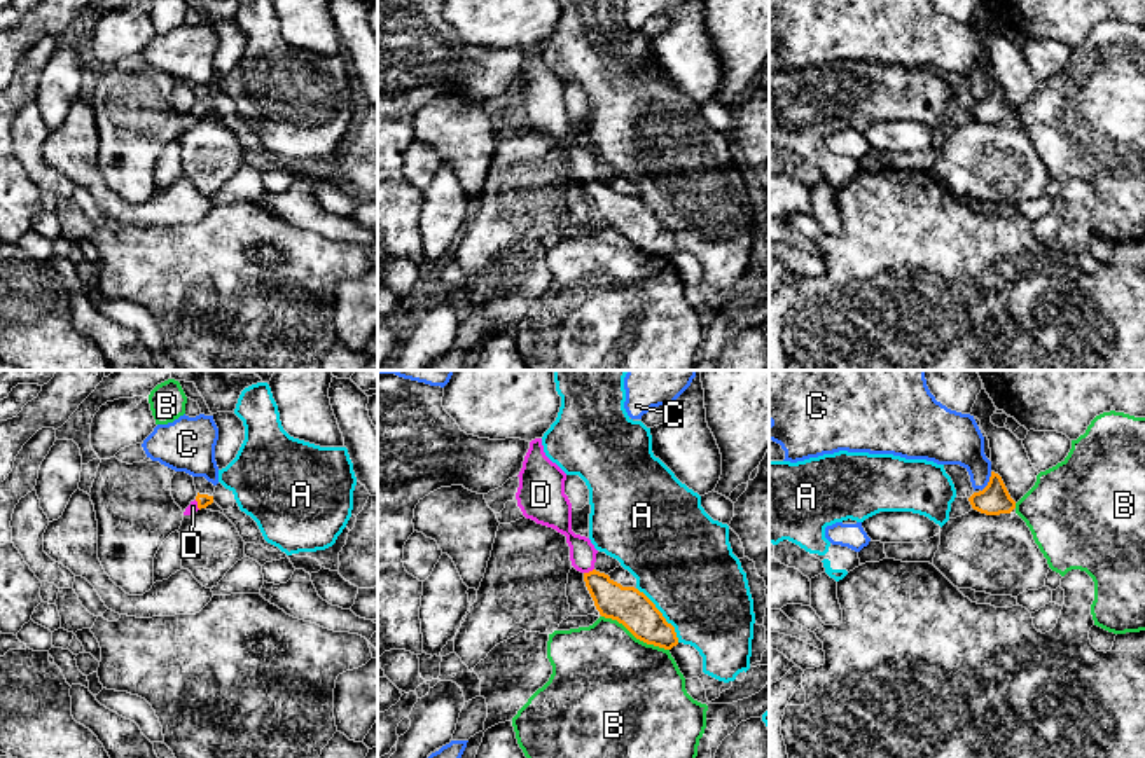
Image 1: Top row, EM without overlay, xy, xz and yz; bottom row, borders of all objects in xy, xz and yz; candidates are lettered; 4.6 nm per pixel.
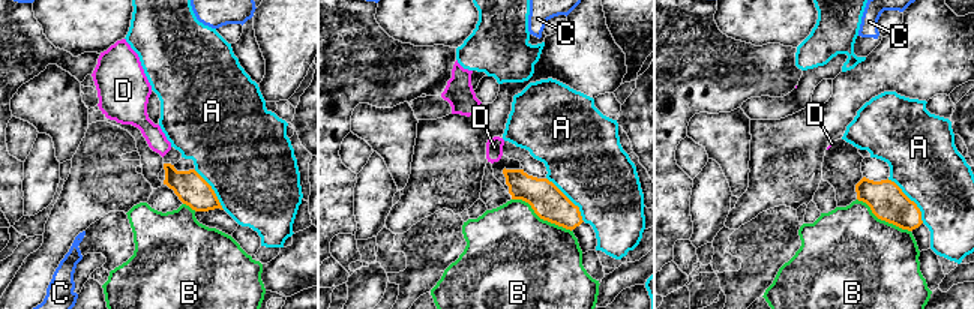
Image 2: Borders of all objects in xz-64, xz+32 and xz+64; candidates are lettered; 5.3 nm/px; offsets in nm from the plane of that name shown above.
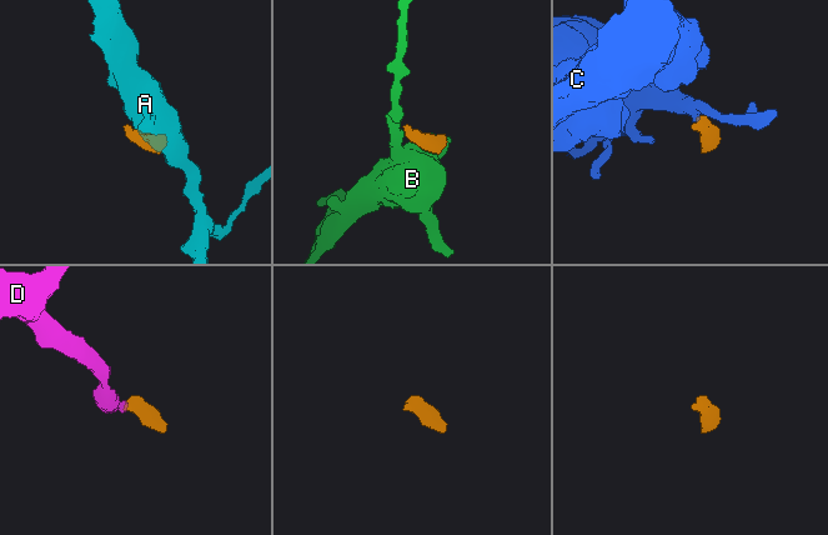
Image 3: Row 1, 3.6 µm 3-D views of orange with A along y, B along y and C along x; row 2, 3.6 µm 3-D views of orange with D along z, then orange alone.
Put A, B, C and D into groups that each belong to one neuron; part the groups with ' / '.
A / B / C / D

